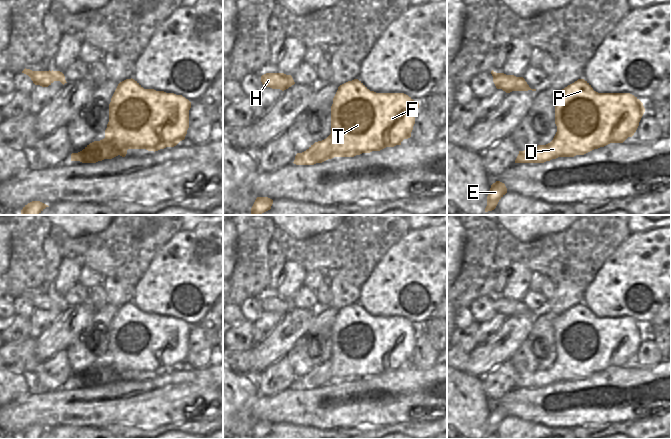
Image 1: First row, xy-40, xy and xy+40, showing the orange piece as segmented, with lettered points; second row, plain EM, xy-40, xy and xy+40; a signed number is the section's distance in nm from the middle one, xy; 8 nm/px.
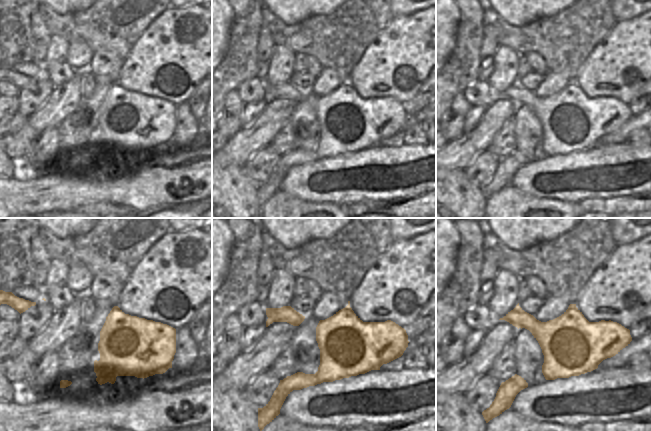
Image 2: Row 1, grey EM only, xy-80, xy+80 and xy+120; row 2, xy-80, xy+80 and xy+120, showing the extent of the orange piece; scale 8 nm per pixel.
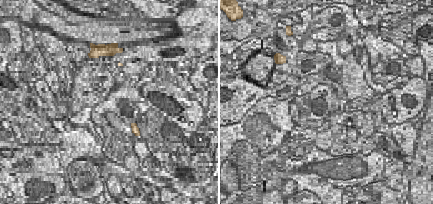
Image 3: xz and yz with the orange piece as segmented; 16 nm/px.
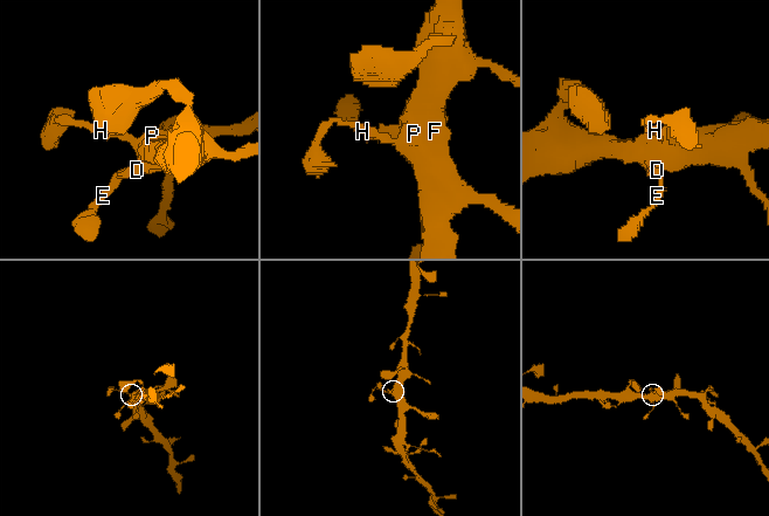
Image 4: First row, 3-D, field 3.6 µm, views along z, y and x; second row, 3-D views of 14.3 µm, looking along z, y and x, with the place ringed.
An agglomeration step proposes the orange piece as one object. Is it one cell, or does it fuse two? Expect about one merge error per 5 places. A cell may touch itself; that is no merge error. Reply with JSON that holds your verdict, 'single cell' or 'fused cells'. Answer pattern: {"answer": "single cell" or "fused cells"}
{"answer": "single cell"}

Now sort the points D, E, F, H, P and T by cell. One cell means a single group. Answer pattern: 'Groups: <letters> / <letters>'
Groups: D E F H P T.

